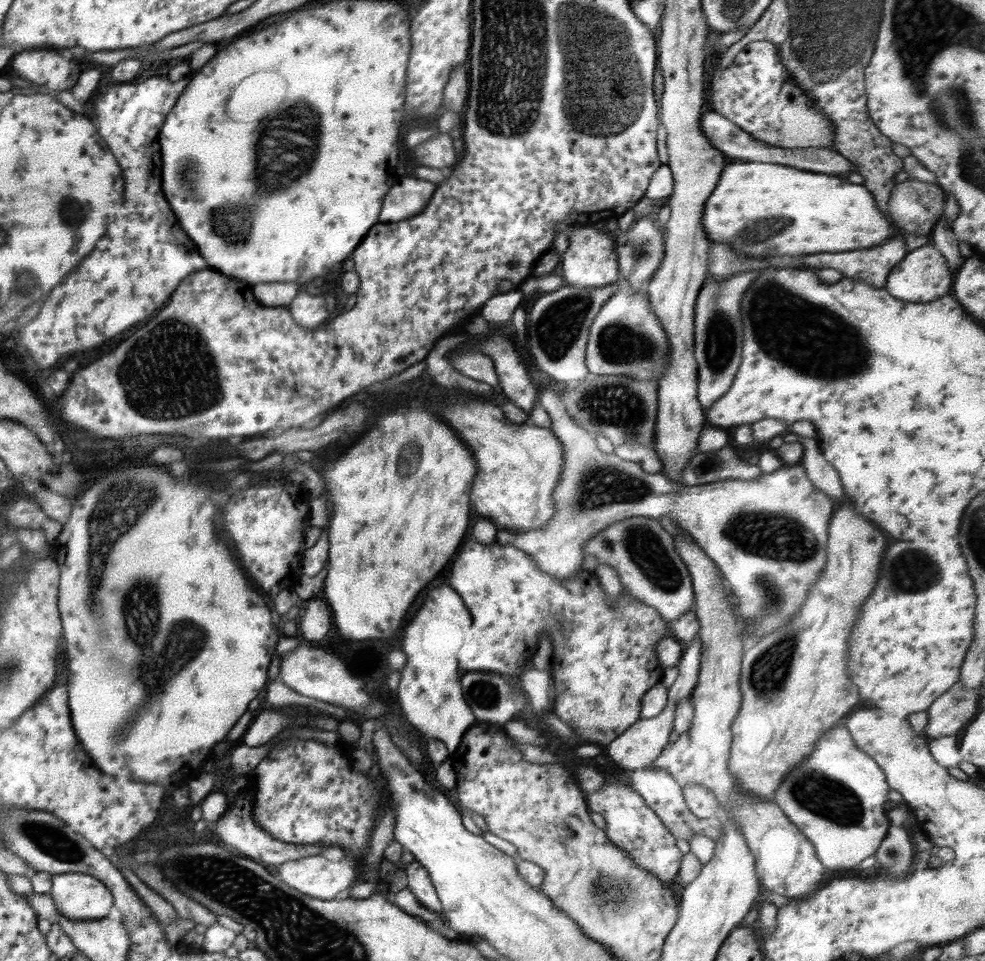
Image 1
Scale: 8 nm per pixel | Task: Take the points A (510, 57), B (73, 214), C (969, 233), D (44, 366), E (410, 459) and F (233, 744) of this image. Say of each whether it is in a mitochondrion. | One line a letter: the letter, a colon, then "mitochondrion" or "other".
A: mitochondrion
B: mitochondrion
C: other
D: other
E: mitochondrion
F: other

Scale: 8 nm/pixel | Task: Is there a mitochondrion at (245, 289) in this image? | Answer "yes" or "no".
no

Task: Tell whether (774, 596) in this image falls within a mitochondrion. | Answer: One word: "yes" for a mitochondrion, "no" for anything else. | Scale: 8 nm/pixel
yes

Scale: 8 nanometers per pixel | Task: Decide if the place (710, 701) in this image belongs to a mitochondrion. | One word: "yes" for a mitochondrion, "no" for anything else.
no

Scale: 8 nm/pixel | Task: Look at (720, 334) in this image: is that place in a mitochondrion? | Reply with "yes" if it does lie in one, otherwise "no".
yes

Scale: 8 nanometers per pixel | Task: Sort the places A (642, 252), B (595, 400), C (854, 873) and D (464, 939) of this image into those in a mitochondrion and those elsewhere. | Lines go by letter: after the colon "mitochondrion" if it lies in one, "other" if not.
A: mitochondrion
B: mitochondrion
C: other
D: other

